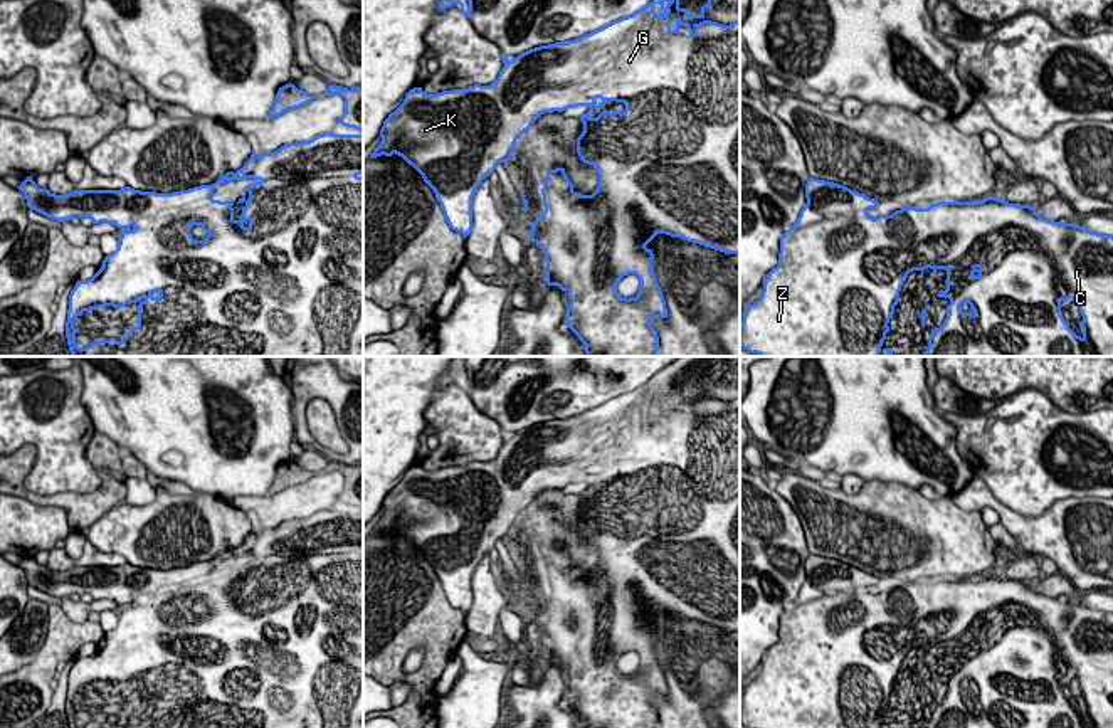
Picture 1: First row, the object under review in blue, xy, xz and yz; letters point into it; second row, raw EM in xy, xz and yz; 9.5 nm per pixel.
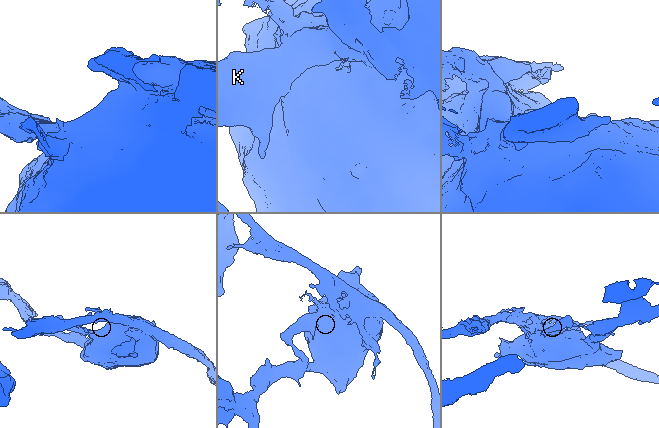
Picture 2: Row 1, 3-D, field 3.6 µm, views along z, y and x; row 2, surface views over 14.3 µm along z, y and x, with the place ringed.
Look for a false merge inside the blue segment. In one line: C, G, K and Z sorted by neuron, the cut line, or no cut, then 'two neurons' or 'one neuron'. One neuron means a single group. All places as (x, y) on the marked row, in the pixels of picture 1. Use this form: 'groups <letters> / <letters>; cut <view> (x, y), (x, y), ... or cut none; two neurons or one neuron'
groups C G Z / K; cut xz (590, 49), (575, 100), (545, 73), (543, 111); two neurons

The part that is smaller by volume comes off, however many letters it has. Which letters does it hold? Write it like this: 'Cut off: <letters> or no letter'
Cut off: K

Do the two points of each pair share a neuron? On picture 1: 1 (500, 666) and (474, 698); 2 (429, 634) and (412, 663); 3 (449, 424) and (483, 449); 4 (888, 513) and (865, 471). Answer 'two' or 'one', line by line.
1: one
2: two
3: one
4: two

